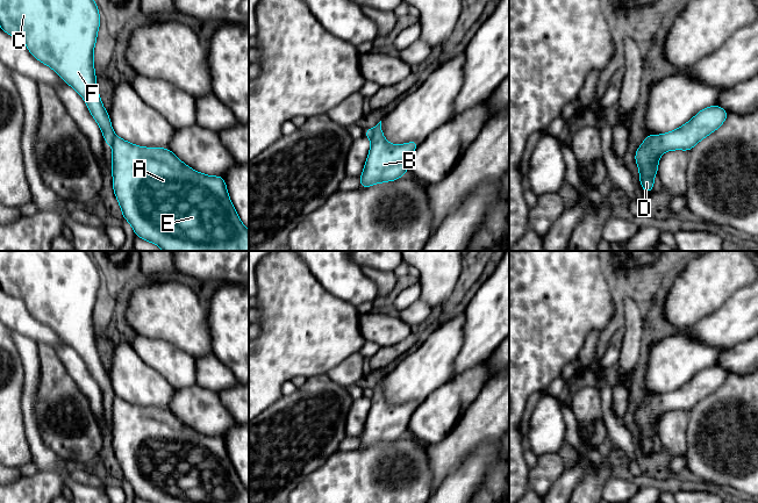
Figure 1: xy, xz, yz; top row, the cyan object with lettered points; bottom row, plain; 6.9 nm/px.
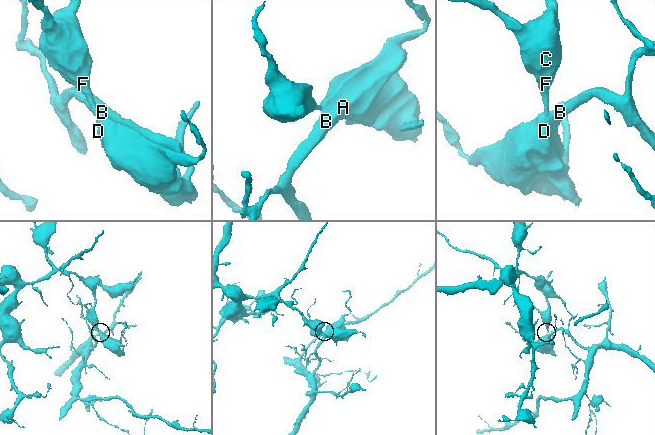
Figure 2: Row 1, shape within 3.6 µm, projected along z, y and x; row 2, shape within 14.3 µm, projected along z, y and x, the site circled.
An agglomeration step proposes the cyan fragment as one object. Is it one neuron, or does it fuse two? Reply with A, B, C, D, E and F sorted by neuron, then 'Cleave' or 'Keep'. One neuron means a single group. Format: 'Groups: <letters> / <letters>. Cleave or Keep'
Groups: A B D E / C F. Cleave

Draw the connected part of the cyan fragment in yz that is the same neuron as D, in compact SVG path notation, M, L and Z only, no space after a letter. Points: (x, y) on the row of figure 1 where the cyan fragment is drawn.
M714 105L700 110L691 121L677 130L653 137L648 136L635 153L643 191L645 193L653 191L658 161L664 152L671 150L691 151L696 143L718 129L728 115L727 110Z

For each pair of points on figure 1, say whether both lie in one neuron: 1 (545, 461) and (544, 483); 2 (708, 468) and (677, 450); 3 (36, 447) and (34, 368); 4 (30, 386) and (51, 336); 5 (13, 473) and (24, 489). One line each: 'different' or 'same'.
1: same
2: different
3: same
4: different
5: different

